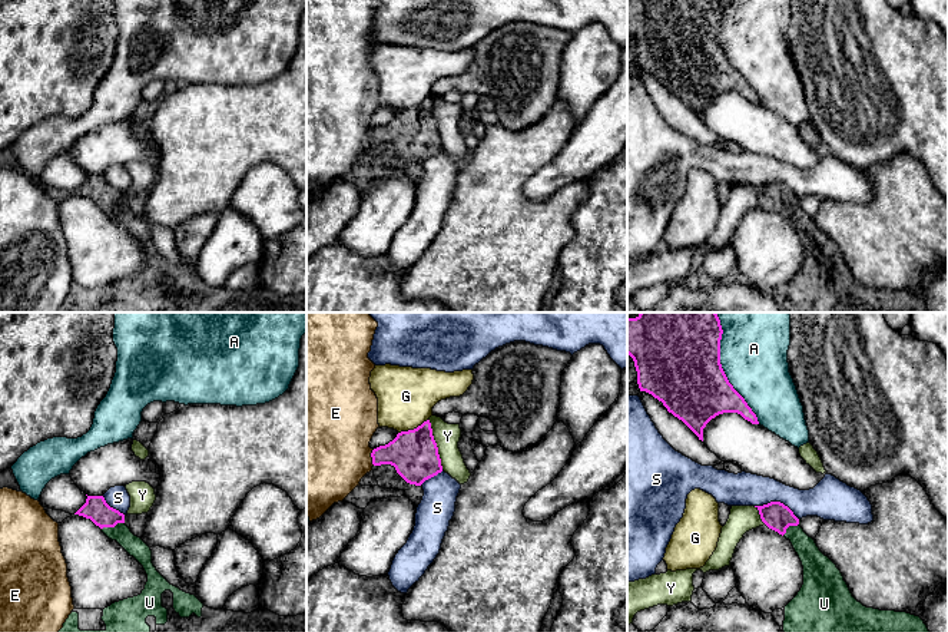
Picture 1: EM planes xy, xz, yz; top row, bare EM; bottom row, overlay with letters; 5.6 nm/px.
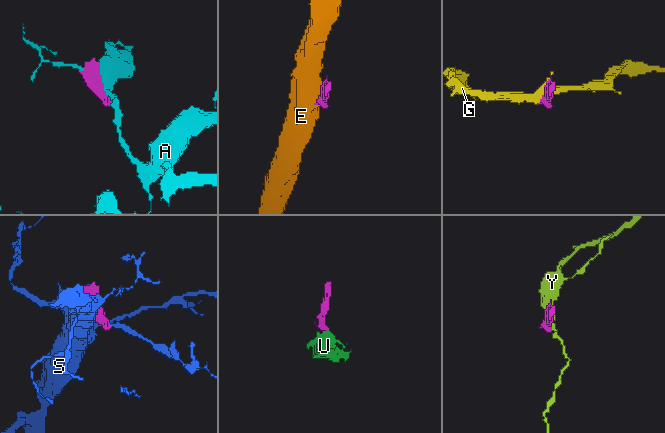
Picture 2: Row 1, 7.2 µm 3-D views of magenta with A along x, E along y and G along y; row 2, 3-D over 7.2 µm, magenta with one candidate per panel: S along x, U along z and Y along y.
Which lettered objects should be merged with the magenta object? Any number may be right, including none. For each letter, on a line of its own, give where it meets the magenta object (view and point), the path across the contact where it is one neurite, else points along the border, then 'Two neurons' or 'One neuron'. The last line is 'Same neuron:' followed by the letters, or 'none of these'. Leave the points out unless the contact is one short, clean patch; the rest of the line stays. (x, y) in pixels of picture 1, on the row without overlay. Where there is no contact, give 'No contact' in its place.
A: Touches magenta at yz (723, 52). Two neurons
E: Touches magenta at xz (373, 136). Boundary: xz (374, 128), (371, 132), (373, 144). Two neurons
G: Touches magenta at xz (414, 108). Two neurons
S: Touches magenta at yz (778, 181). Two neurons
U: Touches magenta at xy (112, 205). Path across: xy (96, 188), (112, 205), (135, 225). One neuron
Y: Touches magenta at xz (436, 123). Boundary: xz (428, 99), (443, 148). Two neurons
Same neuron: U

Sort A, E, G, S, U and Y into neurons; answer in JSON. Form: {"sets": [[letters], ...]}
{"sets": [["A"], ["E"], ["G"], ["S"], ["U"], ["Y"]]}

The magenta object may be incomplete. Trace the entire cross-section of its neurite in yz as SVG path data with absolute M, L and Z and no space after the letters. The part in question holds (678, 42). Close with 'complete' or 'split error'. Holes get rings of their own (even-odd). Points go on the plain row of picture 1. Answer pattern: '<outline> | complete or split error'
M627 0L627 33L634 40L640 70L662 80L702 120L706 103L723 92L737 92L752 103L759 103L722 47L722 13L720 0Z | complete

